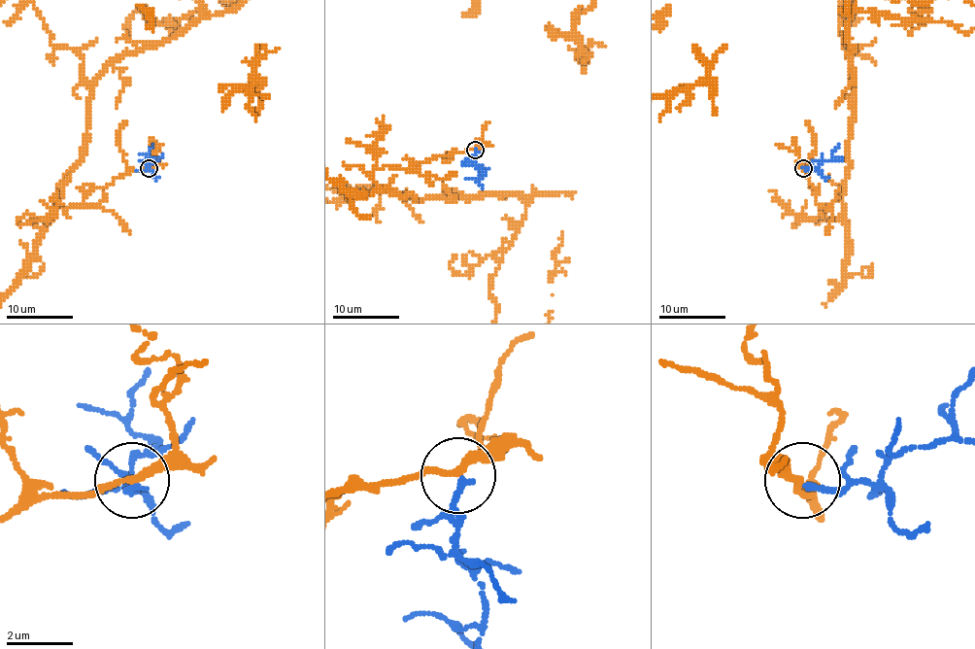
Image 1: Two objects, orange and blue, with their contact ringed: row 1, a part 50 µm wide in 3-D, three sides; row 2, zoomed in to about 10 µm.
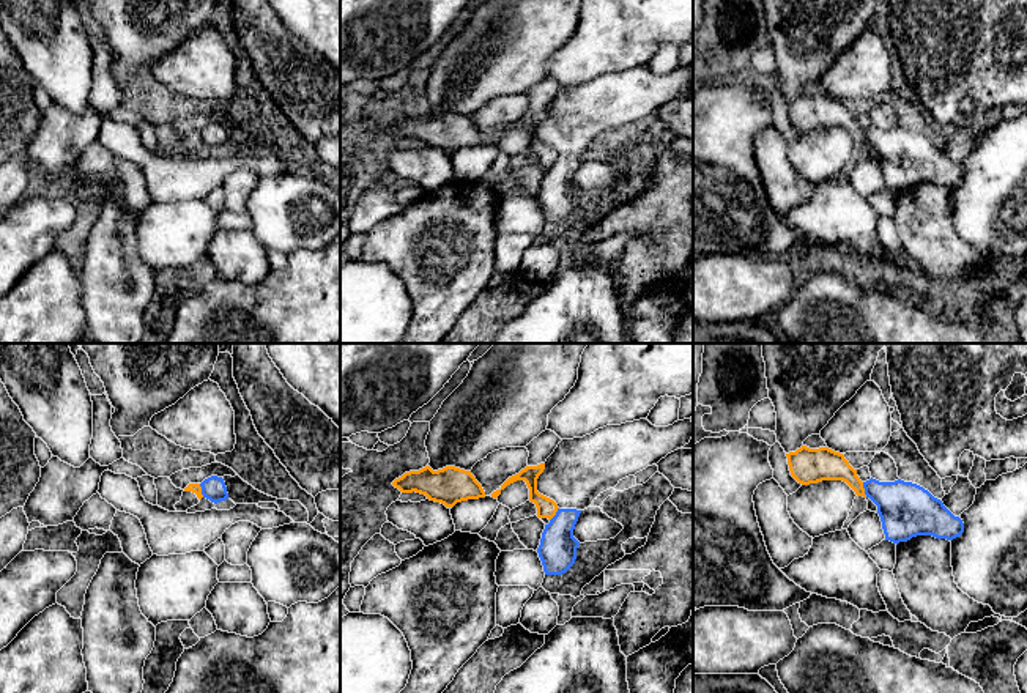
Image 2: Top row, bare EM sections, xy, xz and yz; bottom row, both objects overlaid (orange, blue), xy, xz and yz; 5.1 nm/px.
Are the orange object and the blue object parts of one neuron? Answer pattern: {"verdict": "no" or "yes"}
{"verdict": "no"}

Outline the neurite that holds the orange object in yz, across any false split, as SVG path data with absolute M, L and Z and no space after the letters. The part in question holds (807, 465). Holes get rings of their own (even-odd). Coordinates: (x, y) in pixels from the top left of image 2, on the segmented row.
M802 446L795 452L786 454L791 476L802 485L822 480L843 480L857 496L865 495L863 482L843 454L829 447L810 449Z

